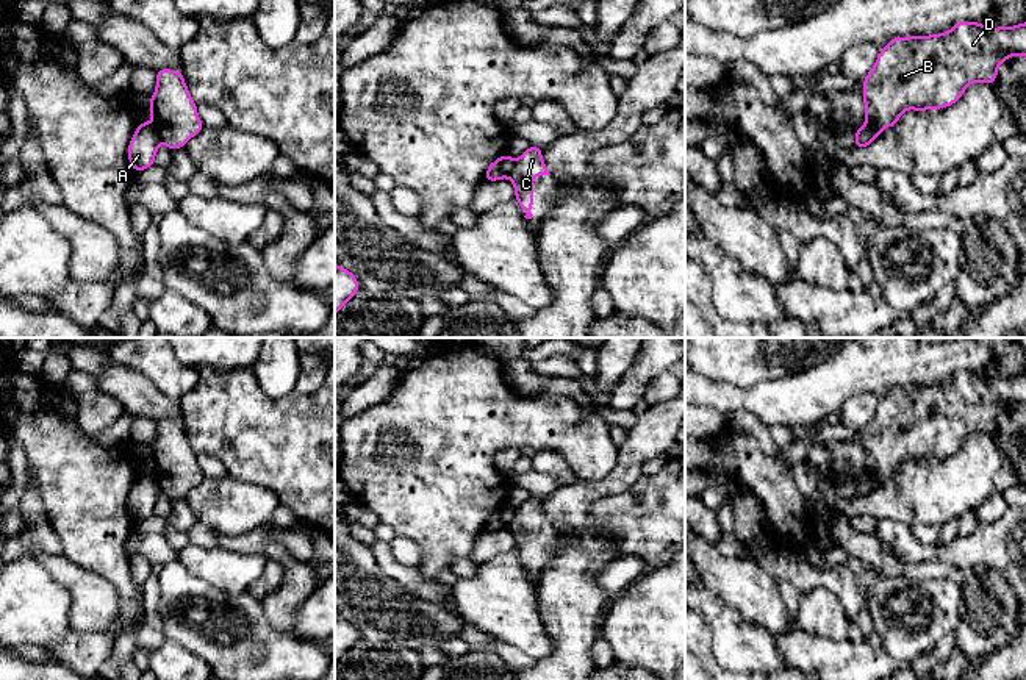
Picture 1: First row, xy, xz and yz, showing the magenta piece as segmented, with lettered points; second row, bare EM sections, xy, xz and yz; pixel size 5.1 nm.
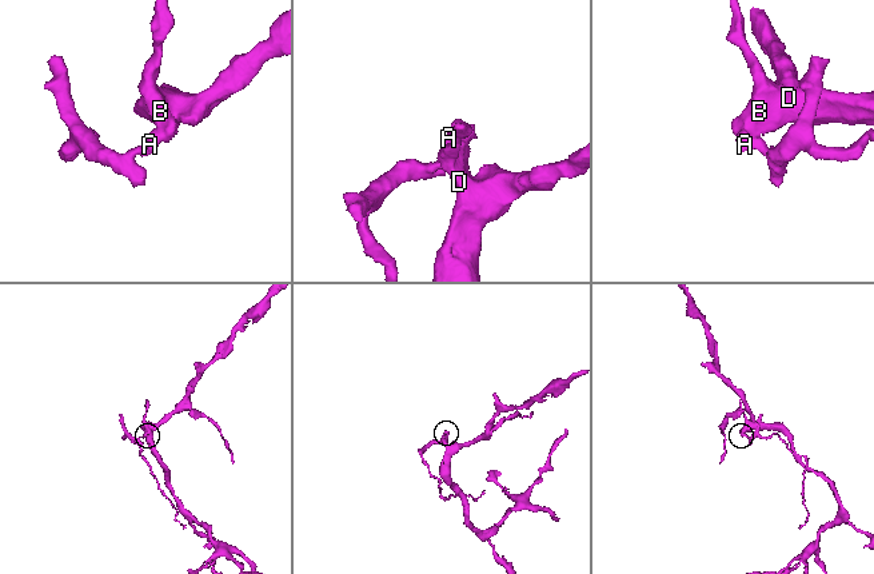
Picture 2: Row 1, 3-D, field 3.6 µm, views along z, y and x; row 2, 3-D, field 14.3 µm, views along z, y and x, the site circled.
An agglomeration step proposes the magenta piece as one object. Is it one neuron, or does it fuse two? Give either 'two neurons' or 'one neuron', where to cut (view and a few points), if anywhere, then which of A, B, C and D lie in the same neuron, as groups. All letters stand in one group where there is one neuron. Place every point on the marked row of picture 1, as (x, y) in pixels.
two neurons | xy (154, 119), (163, 143) | A / B C D

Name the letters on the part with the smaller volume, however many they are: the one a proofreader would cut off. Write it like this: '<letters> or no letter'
A

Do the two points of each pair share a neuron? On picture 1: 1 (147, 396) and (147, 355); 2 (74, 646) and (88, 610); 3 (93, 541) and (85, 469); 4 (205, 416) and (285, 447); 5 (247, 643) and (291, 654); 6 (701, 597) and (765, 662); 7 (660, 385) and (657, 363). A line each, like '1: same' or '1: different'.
1: different
2: different
3: same
4: same
5: same
6: same
7: different

